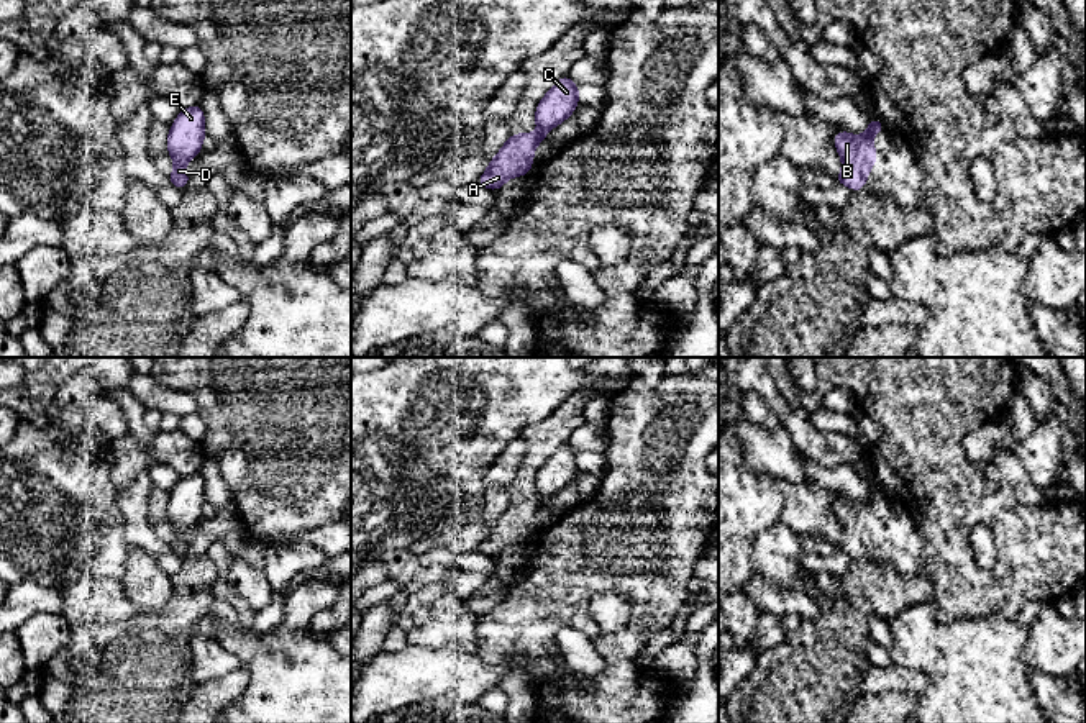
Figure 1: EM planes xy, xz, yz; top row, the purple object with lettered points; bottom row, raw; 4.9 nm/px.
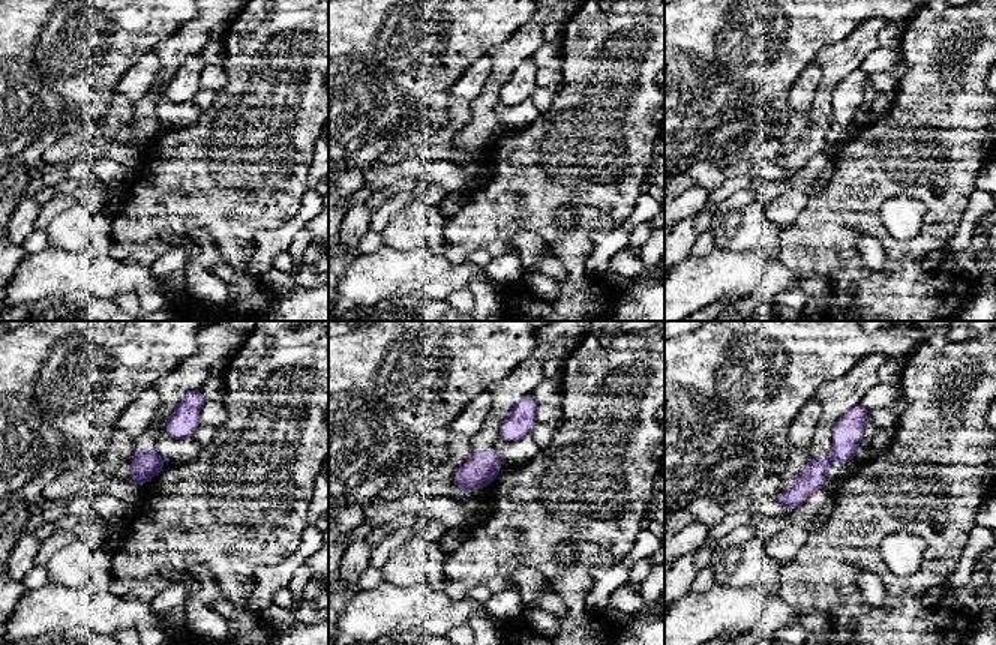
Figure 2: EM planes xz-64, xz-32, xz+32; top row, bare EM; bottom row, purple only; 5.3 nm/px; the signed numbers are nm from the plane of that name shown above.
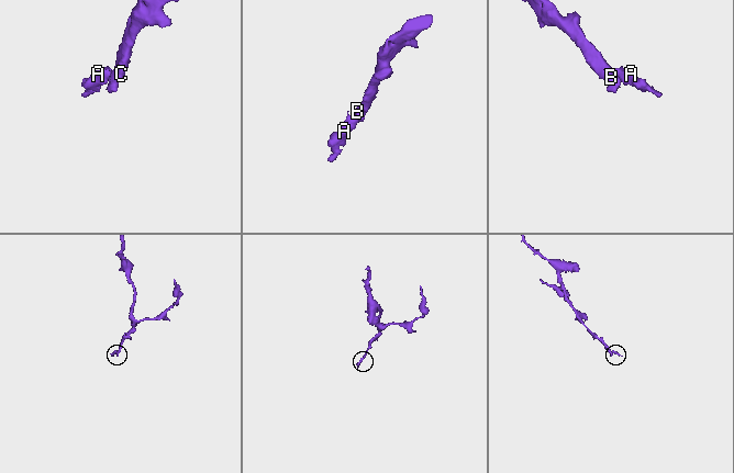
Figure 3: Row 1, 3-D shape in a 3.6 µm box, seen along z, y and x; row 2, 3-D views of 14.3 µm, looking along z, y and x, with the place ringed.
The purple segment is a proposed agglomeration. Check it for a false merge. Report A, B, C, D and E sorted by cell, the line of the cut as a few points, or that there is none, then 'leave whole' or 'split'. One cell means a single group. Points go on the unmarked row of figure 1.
A / B C D E | xz (538, 497), (542, 507) | split

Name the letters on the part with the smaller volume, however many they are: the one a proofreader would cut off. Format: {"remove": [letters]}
{"remove": ["A"]}

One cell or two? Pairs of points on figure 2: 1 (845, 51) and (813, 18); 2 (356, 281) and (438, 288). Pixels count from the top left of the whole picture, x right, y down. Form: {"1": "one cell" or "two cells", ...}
{"1": "two cells", "2": "one cell"}

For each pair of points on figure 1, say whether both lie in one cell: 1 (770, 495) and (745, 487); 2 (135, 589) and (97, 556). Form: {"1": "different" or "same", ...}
{"1": "same", "2": "different"}

